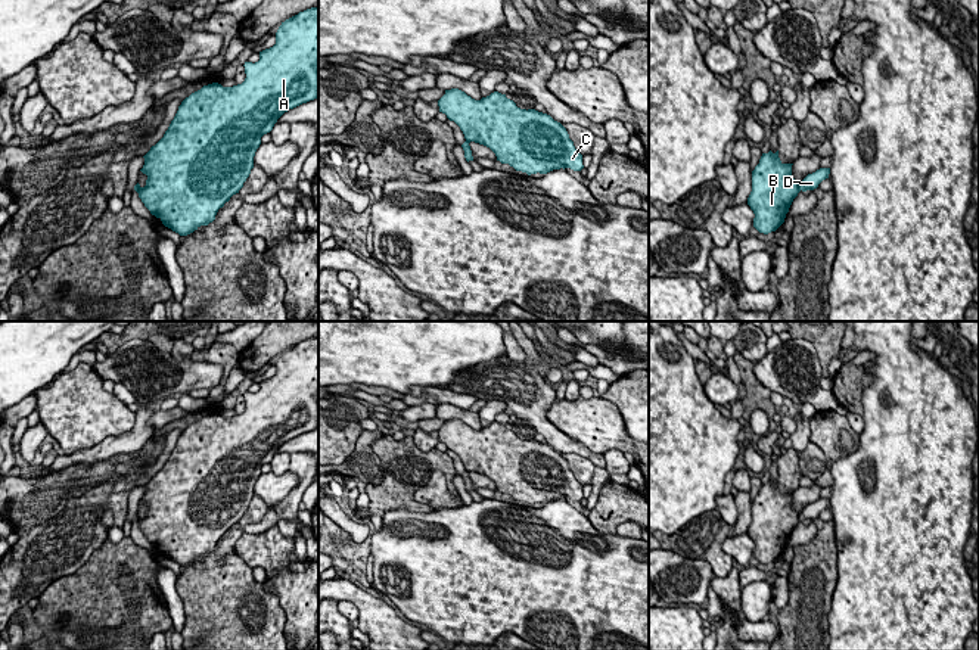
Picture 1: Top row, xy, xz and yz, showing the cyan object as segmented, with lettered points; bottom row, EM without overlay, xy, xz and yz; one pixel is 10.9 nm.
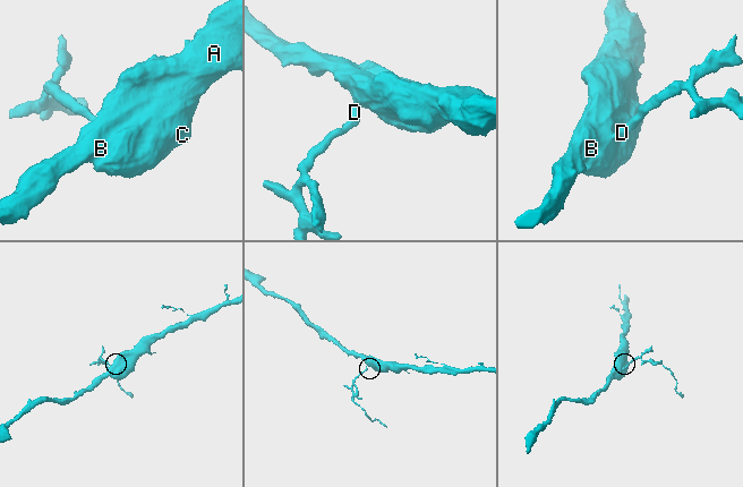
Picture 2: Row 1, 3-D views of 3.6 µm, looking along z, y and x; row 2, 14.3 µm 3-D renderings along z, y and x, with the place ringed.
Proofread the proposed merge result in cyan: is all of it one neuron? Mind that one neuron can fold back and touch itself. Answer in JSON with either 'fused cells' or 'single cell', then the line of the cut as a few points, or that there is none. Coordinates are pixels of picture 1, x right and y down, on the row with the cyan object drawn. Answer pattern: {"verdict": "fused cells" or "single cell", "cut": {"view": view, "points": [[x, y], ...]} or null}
{"verdict": "fused cells", "cut": {"view": "yz", "points": [[798, 184], [801, 189]]}}

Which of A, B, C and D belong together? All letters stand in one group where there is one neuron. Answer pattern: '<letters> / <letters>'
A B C / D

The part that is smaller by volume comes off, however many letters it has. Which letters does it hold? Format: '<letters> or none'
D

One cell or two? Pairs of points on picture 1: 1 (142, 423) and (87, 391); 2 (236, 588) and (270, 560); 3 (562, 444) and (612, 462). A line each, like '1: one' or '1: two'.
1: two
2: two
3: two

